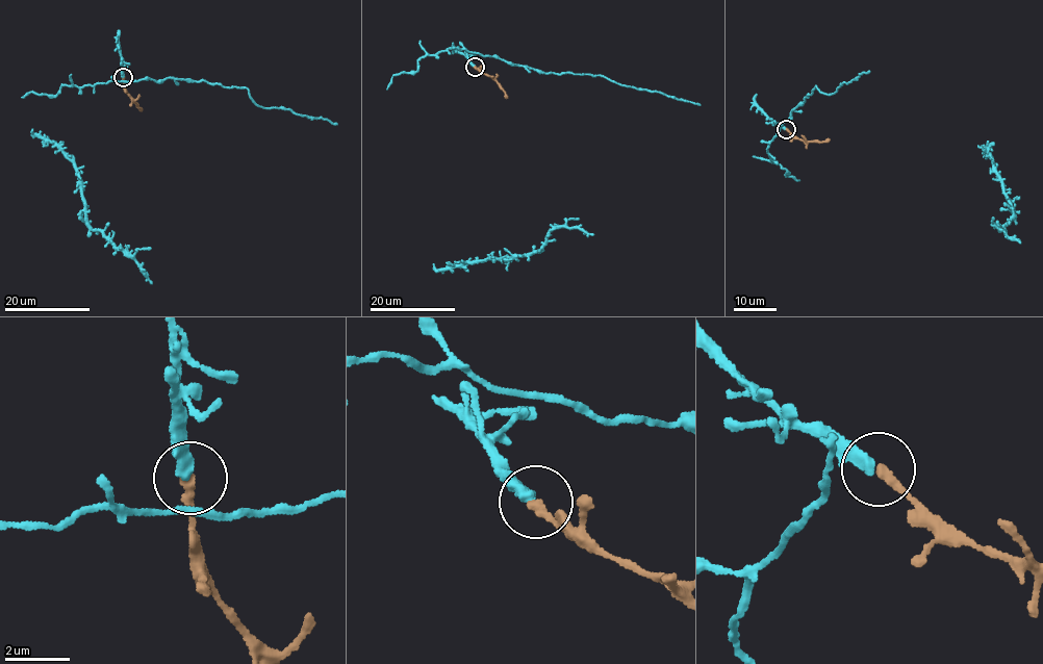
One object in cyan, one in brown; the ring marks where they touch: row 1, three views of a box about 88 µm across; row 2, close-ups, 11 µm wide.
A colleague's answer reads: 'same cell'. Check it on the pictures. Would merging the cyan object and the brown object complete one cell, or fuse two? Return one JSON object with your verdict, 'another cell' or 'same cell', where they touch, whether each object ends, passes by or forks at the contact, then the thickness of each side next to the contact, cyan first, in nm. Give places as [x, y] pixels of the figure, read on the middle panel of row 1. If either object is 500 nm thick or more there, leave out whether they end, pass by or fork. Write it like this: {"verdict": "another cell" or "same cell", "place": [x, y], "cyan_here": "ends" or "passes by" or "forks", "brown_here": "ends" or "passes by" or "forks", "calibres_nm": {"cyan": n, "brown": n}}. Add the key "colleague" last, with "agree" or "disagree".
{"verdict": "same cell", "place": [475, 67], "cyan_here": "ends", "brown_here": "ends", "calibres_nm": {"cyan": 400, "brown": 300}, "colleague": "agree"}

